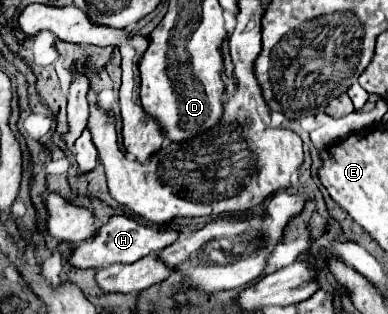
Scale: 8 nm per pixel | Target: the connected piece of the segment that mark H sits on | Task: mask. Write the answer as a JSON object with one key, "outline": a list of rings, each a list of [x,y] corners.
{"outline":[[[112,216],[108,220],[108,224],[104,224],[98,230],[98,234],[94,236],[92,242],[82,242],[80,246],[76,246],[74,254],[70,256],[70,264],[76,268],[104,268],[114,262],[130,264],[148,254],[164,250],[168,244],[172,244],[178,238],[178,234],[180,232],[174,228],[152,228],[152,226],[144,226],[136,220],[132,220],[128,216]]]}

